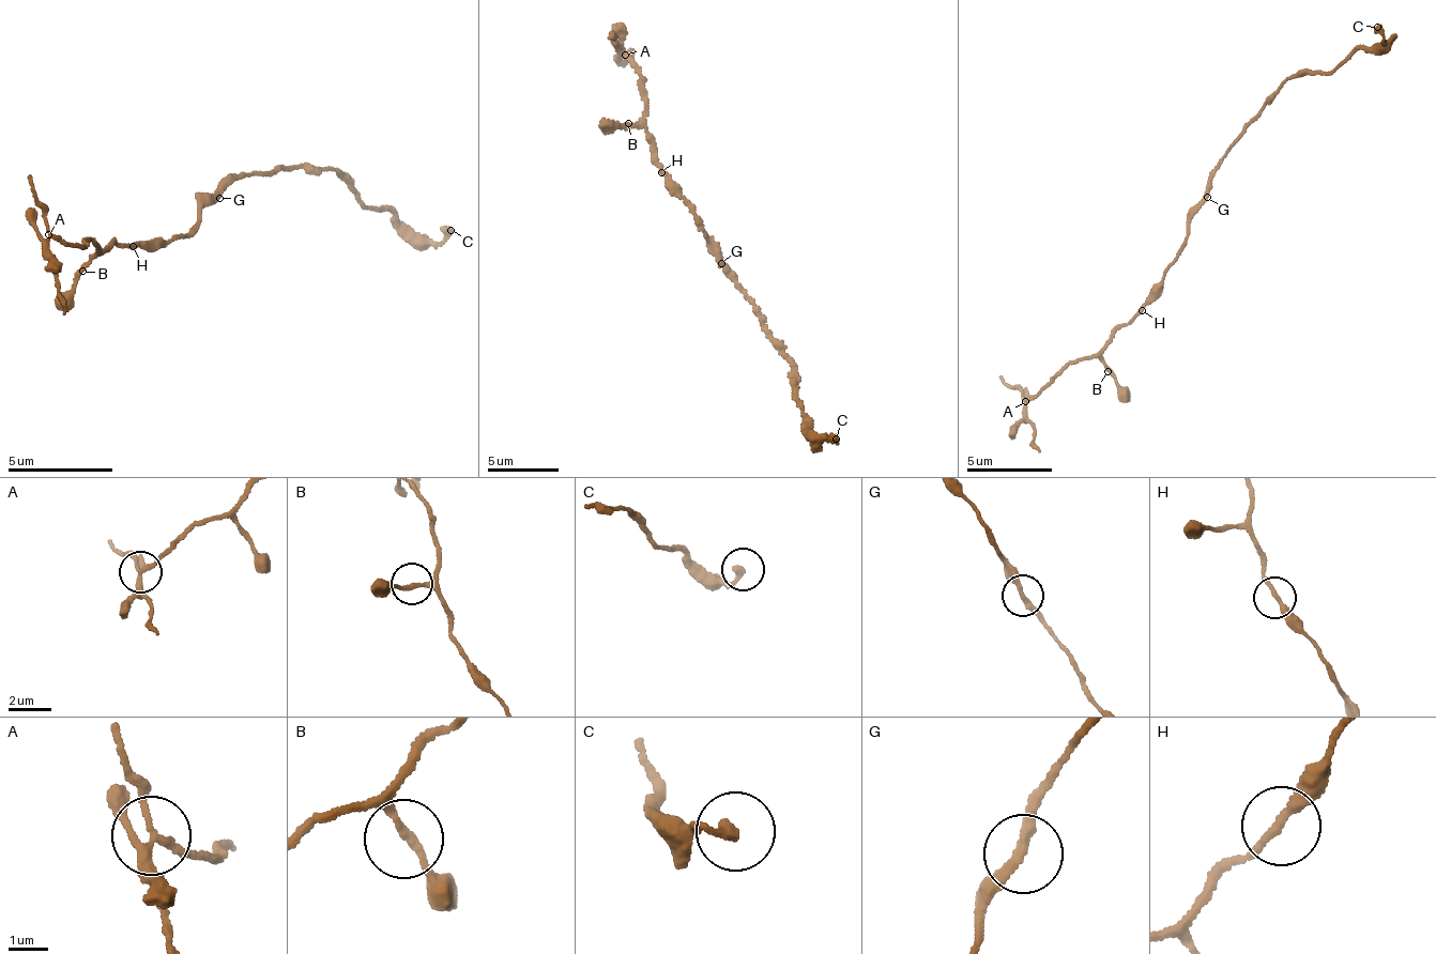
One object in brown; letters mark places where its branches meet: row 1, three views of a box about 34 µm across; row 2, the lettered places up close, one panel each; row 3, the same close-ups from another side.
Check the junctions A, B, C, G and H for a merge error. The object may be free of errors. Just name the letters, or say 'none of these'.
A

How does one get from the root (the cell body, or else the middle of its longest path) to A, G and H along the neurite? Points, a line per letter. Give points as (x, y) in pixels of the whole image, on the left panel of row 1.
A: (207, 205), (195, 231), (164, 241), (117, 240), (101, 251), (92, 235), (76, 247), (50, 233)
G: (207, 205), (219, 198)
H: (207, 205), (200, 209), (200, 221), (195, 231), (164, 241), (159, 235), (133, 246)

